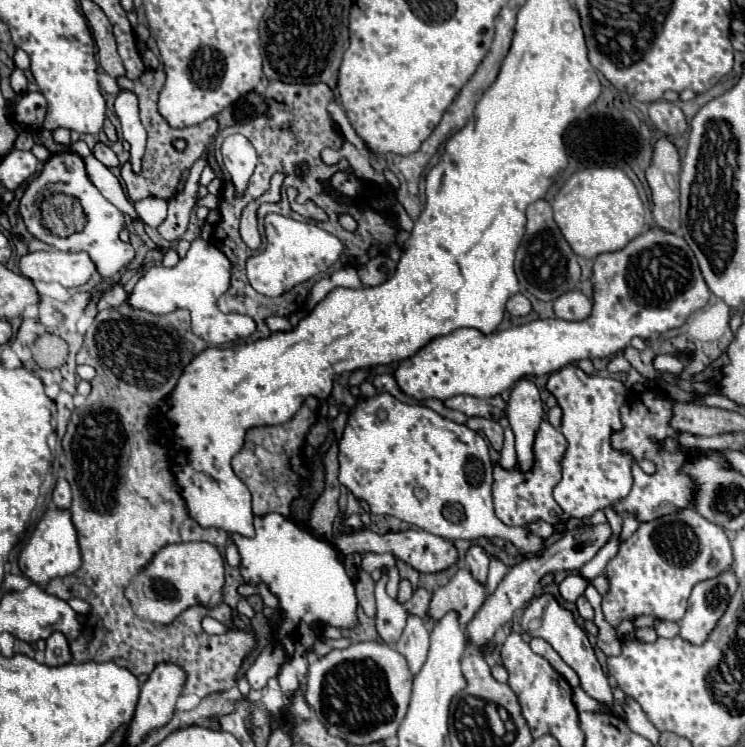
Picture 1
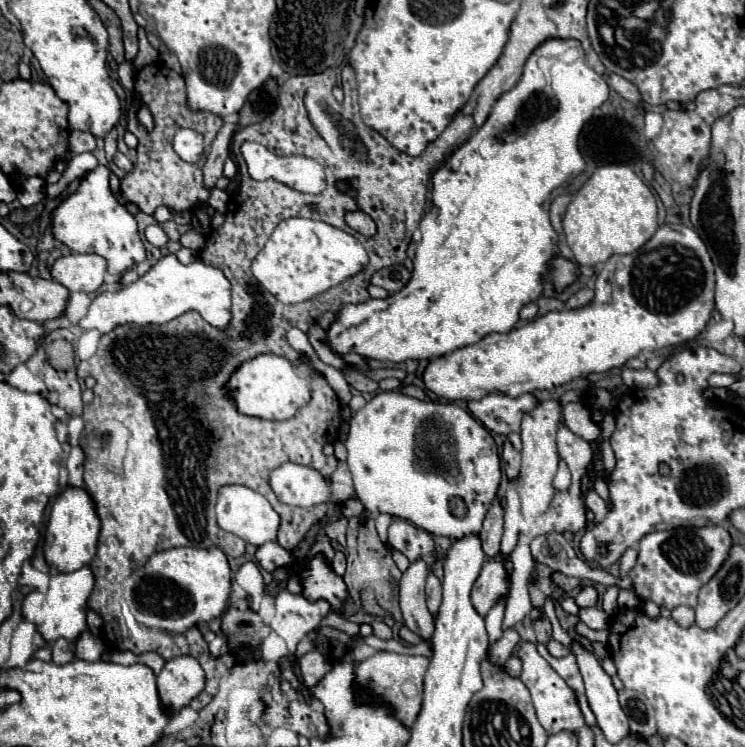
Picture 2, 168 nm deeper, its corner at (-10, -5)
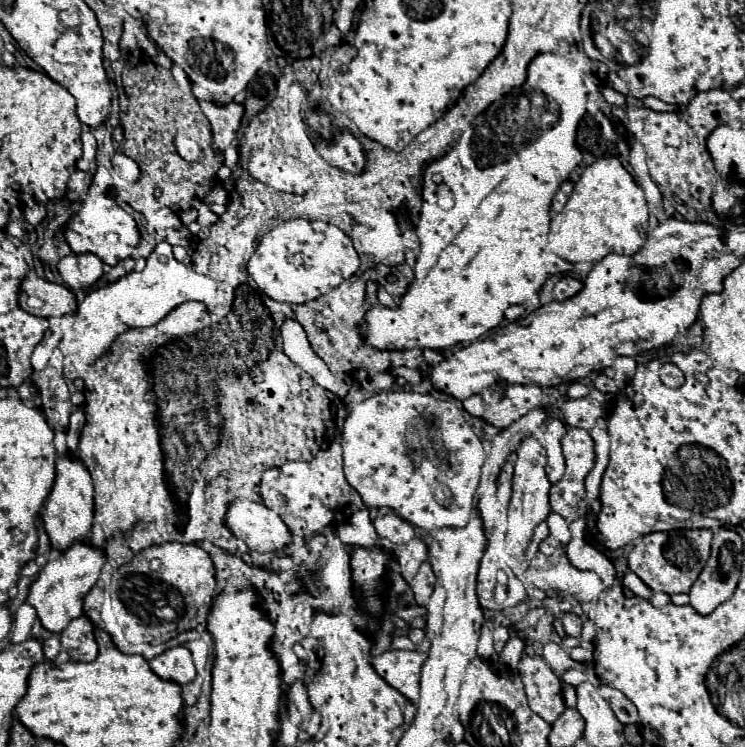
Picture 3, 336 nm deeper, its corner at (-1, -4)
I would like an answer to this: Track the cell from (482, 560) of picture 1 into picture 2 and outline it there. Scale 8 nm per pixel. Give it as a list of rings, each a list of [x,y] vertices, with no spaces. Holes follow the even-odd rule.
[[[496,497],[488,509],[488,515],[484,519],[484,527],[480,531],[482,549],[486,557],[496,557],[500,551],[500,539],[502,539],[502,525],[504,525],[504,507],[500,499]]]

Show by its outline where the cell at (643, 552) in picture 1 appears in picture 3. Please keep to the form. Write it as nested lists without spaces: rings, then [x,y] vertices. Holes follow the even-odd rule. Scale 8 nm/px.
[[[707,528],[645,532],[627,556],[627,568],[651,590],[667,596],[687,594],[699,572],[703,572],[711,552],[713,532]]]

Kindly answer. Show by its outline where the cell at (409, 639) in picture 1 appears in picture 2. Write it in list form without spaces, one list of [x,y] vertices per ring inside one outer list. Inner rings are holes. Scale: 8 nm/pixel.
[[[424,559],[410,563],[410,567],[402,573],[400,579],[400,607],[404,615],[404,623],[410,631],[418,633],[422,639],[430,639],[434,631],[434,619],[428,613],[424,599],[424,585],[430,567]]]

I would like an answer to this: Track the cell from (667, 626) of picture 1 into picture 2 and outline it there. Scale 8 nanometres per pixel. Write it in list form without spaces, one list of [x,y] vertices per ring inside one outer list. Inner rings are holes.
[[[678,605],[676,609],[672,609],[672,617],[682,625],[682,627],[690,627],[694,623],[694,609],[688,605]]]

